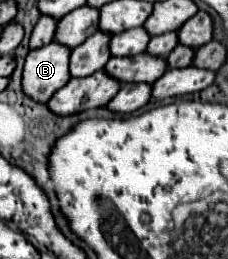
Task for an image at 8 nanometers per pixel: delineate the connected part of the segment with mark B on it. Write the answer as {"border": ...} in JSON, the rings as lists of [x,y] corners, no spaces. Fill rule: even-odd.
{"border":[[[55,41],[41,49],[29,51],[23,67],[23,93],[37,103],[47,103],[53,93],[65,87],[71,79],[69,53],[71,49]]]}

